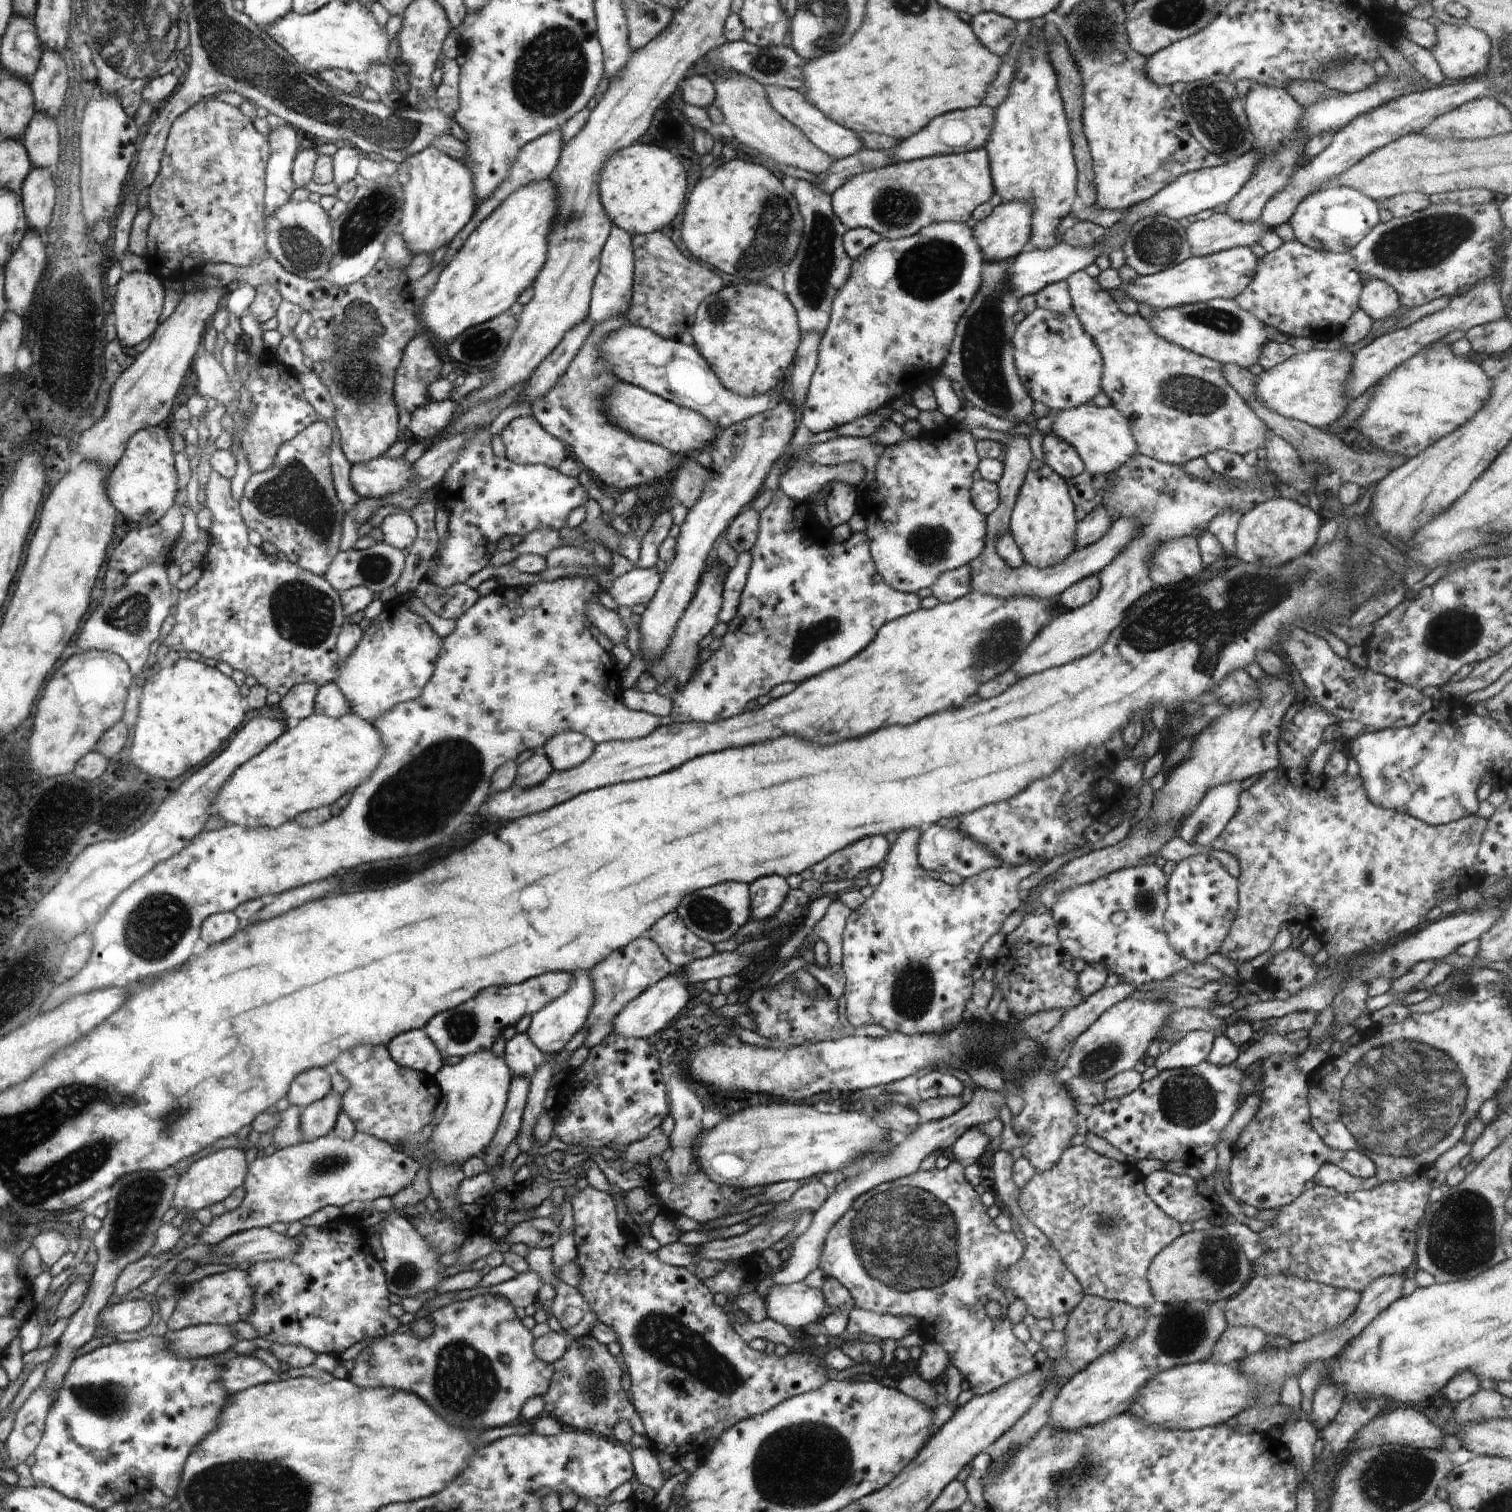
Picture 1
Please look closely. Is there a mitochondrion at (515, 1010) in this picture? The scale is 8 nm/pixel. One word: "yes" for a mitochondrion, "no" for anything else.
no

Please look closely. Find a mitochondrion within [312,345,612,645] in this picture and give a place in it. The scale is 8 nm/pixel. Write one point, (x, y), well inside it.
(374, 567)

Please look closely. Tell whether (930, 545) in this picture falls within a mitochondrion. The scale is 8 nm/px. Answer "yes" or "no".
yes

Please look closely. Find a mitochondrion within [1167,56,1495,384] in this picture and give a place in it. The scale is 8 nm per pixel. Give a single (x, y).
(1421, 244)

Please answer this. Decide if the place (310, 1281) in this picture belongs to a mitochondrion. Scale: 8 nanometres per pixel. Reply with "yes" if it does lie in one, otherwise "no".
no

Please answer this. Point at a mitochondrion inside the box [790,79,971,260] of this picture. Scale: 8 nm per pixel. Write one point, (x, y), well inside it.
(895, 207)

